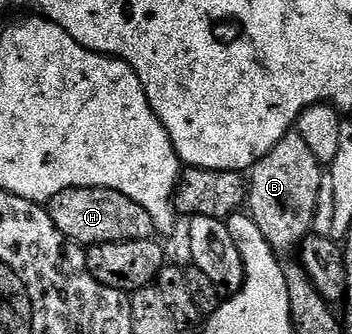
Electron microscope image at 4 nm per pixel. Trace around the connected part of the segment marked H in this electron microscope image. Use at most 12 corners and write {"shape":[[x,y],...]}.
{"shape":[[67,188],[48,202],[55,228],[82,248],[155,234],[123,192]]}

